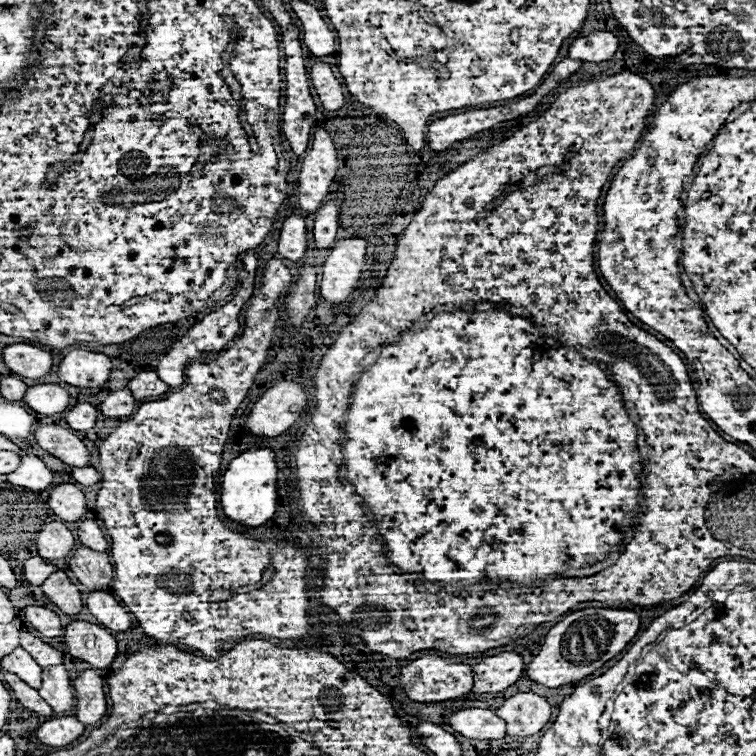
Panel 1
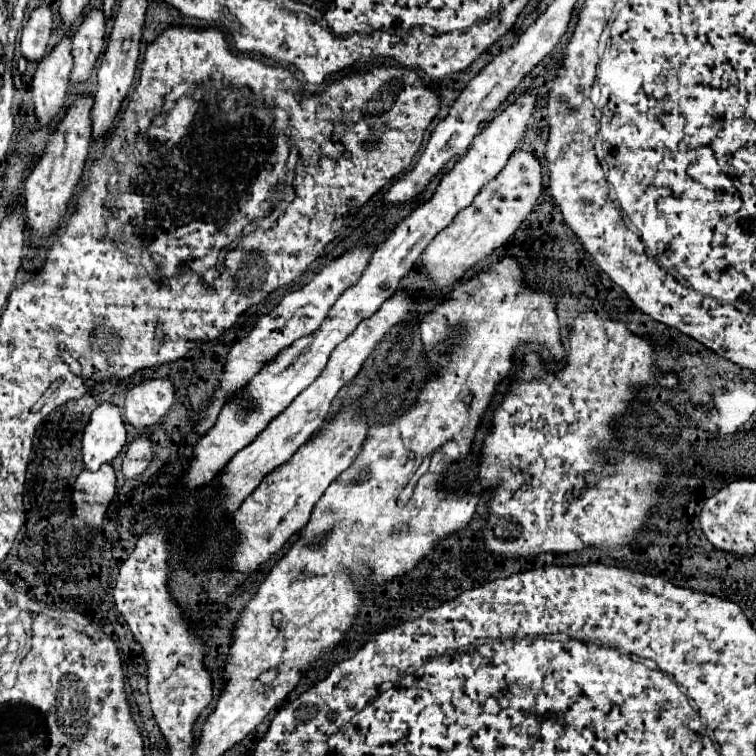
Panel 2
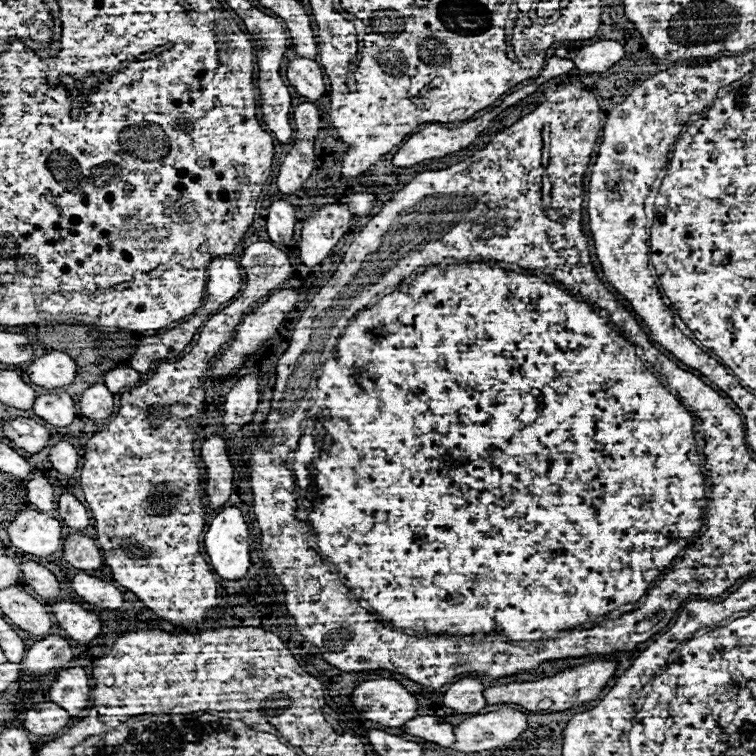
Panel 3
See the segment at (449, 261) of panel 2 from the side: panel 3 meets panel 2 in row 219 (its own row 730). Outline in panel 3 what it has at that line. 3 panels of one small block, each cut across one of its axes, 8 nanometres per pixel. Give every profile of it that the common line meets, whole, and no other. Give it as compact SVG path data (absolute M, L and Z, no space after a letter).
M512 708L476 714L456 726L456 744L452 744L452 748L468 754L502 748L516 740L526 728L526 714Z

